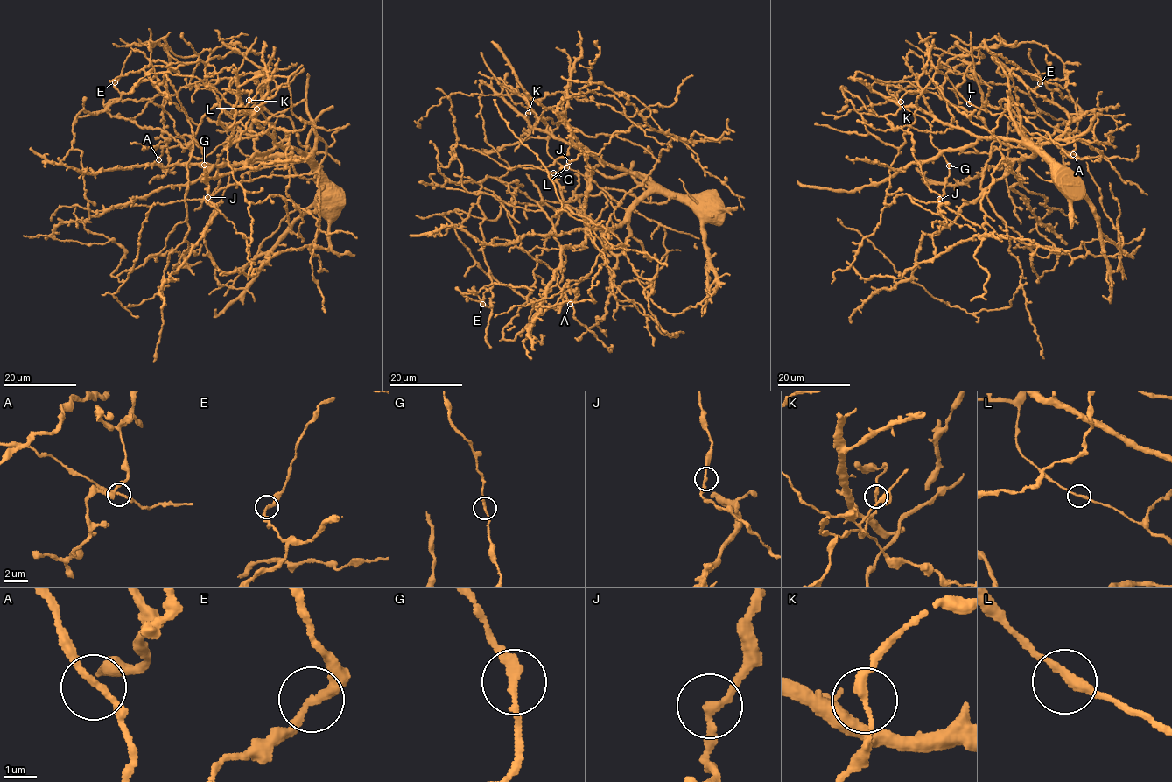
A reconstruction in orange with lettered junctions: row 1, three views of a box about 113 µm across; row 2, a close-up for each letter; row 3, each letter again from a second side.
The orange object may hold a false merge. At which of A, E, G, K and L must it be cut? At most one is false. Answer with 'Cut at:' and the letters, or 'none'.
Cut at: none

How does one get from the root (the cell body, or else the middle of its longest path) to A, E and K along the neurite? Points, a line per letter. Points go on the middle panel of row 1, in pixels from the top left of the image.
A: (607, 165), (649, 187), (535, 307), (595, 302), (564, 207), (503, 336), (570, 304)
E: (607, 165), (480, 85), (485, 140), (508, 167), (500, 181), (486, 176), (478, 199), (492, 284), (483, 304)
K: (607, 165), (481, 83), (485, 140), (510, 169), (550, 166), (571, 144), (562, 92), (510, 95), (528, 113)

